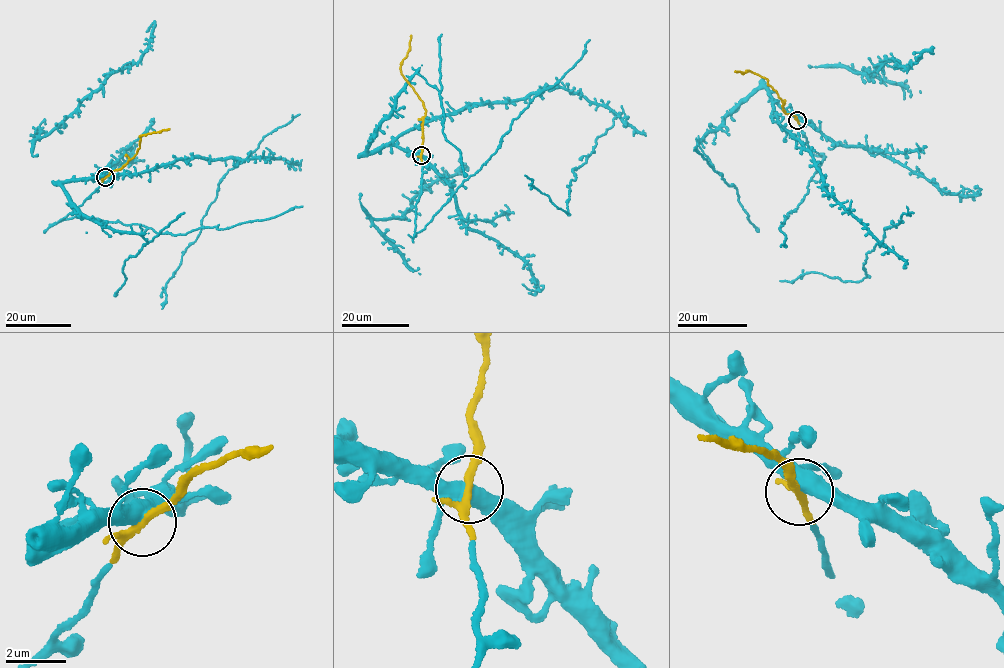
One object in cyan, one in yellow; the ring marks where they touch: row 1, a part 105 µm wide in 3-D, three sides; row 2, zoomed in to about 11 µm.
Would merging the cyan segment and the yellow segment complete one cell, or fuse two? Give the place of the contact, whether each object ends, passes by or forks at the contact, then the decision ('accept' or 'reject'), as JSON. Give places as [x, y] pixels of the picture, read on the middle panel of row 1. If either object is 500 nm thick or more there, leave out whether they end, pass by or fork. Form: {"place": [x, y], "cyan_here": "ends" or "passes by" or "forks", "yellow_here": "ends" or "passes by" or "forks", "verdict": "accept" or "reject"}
{"place": [421, 155], "cyan_here": "forks", "yellow_here": "forks", "verdict": "accept"}

